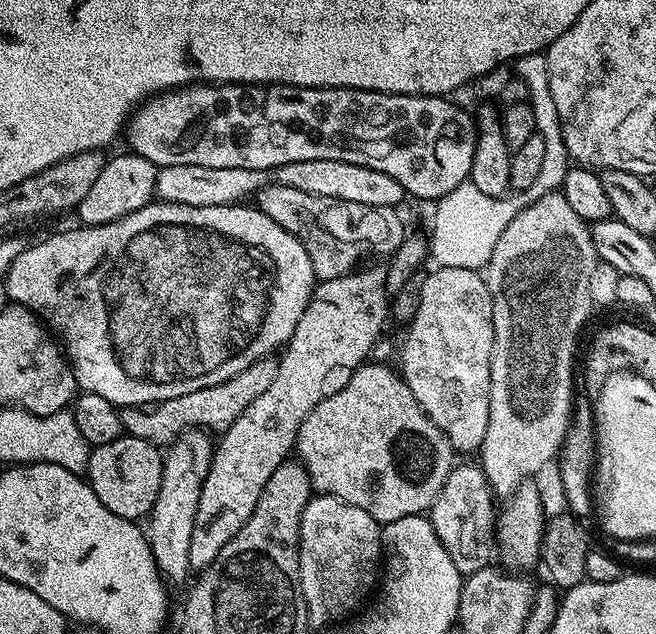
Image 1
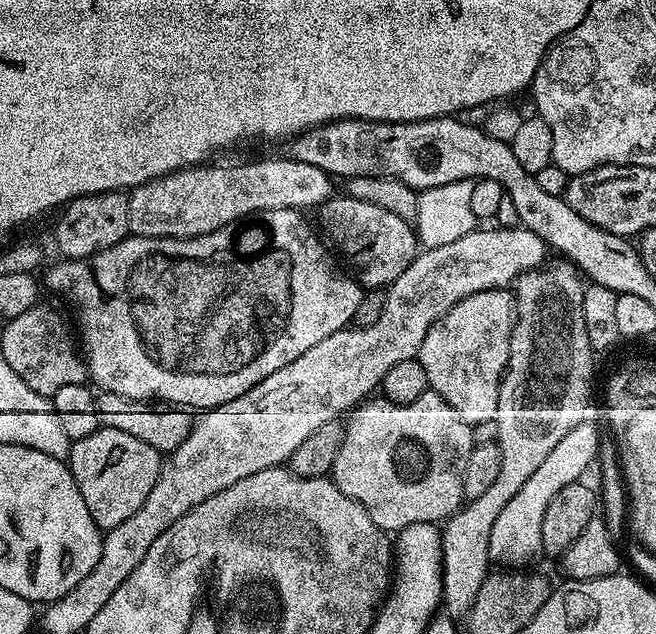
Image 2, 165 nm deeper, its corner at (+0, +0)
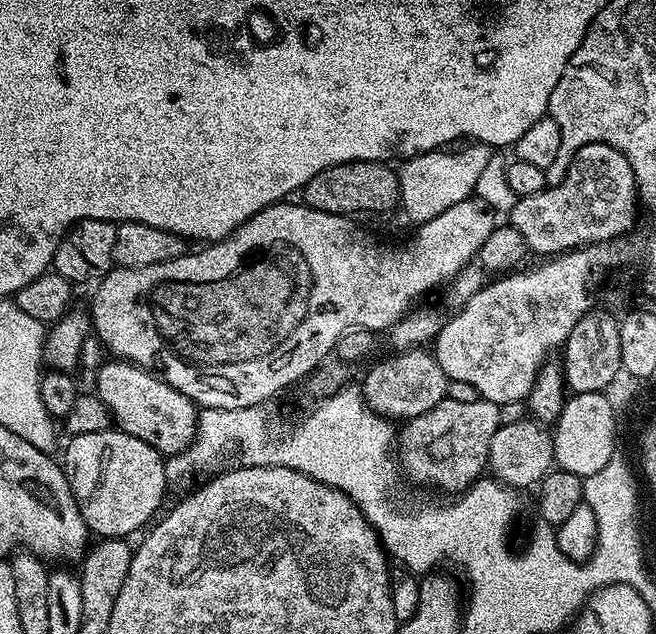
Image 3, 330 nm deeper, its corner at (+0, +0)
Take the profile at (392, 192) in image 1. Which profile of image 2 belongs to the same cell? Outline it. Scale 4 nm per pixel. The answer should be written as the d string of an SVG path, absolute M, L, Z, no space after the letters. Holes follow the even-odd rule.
M285 158L285 160L252 160L249 164L232 164L229 168L208 168L212 166L197 166L194 168L179 168L177 172L171 172L165 176L154 178L145 184L139 184L138 187L131 189L127 193L128 209L126 210L126 218L128 219L128 231L133 236L157 236L158 238L172 238L182 239L194 238L202 234L210 234L214 230L218 230L222 226L226 226L230 222L242 219L243 216L249 216L255 212L262 210L290 210L295 208L297 210L313 210L319 209L321 205L326 204L329 199L334 196L332 184L334 184L333 177L329 176L327 172L323 172L318 166L310 166L310 162L302 162L301 160L294 160Z

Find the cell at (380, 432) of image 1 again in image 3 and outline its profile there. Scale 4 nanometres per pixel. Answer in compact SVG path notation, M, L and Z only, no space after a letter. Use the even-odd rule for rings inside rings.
M449 398L442 401L434 410L426 410L426 414L418 414L418 418L407 421L398 432L398 463L400 471L416 484L425 484L428 488L441 488L448 494L459 494L469 488L476 480L485 475L490 454L490 438L500 428L502 423L501 405L471 398L472 400L455 400Z

